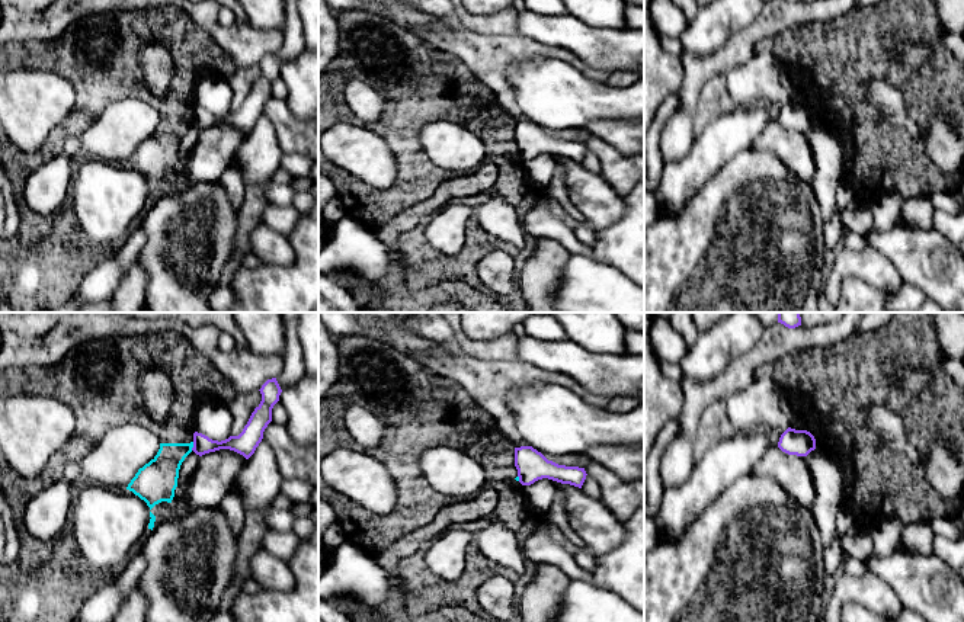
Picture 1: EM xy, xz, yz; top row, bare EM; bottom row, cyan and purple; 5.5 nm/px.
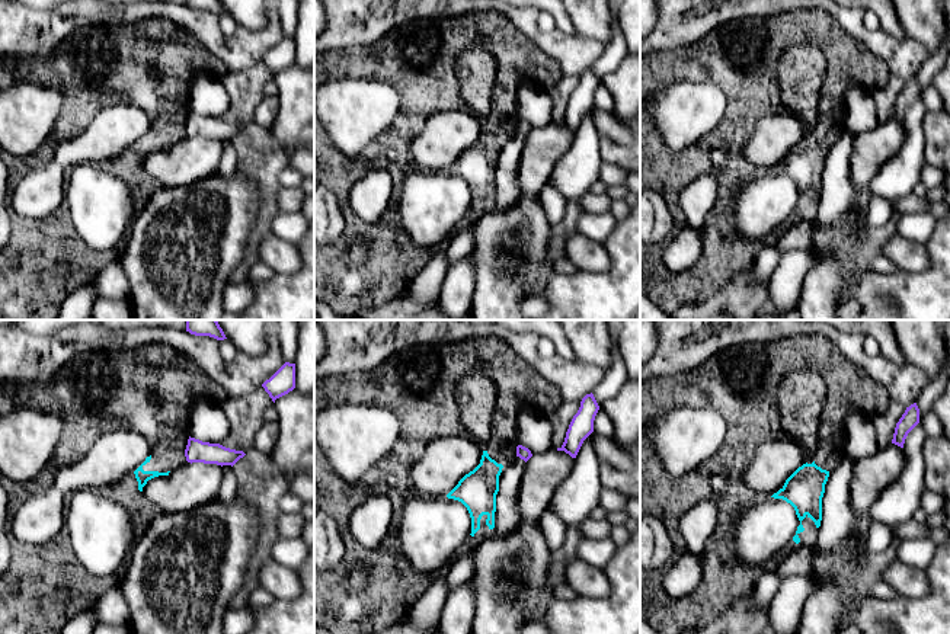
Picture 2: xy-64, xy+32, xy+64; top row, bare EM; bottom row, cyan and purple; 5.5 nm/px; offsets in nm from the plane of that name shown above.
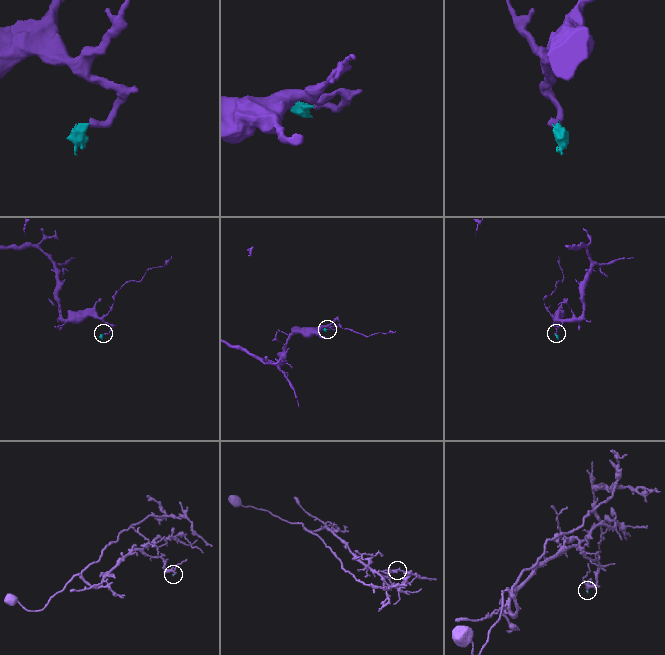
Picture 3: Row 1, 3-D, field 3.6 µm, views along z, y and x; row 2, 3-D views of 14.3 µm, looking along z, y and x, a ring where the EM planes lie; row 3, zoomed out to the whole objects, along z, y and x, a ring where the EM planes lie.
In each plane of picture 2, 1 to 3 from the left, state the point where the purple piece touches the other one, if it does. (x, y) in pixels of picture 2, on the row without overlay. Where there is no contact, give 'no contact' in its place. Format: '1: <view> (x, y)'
1: no contact
2: no contact
3: no contact

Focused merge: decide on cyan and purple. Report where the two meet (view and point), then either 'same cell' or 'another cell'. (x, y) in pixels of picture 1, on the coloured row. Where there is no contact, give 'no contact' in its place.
contact xy (192, 446); another cell

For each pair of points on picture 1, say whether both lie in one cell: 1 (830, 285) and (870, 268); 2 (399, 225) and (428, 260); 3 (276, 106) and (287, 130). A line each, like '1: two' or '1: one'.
1: one
2: two
3: one

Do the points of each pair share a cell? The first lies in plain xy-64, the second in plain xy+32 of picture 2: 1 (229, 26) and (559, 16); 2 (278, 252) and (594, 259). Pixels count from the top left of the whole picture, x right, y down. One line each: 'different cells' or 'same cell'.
1: different cells
2: same cell

